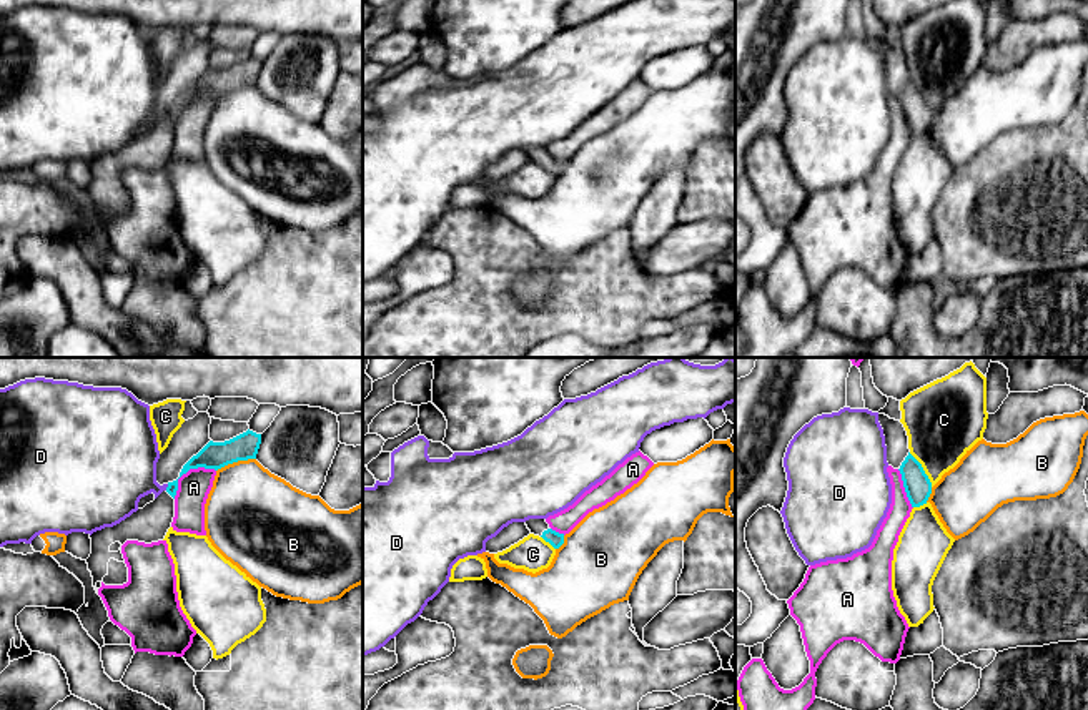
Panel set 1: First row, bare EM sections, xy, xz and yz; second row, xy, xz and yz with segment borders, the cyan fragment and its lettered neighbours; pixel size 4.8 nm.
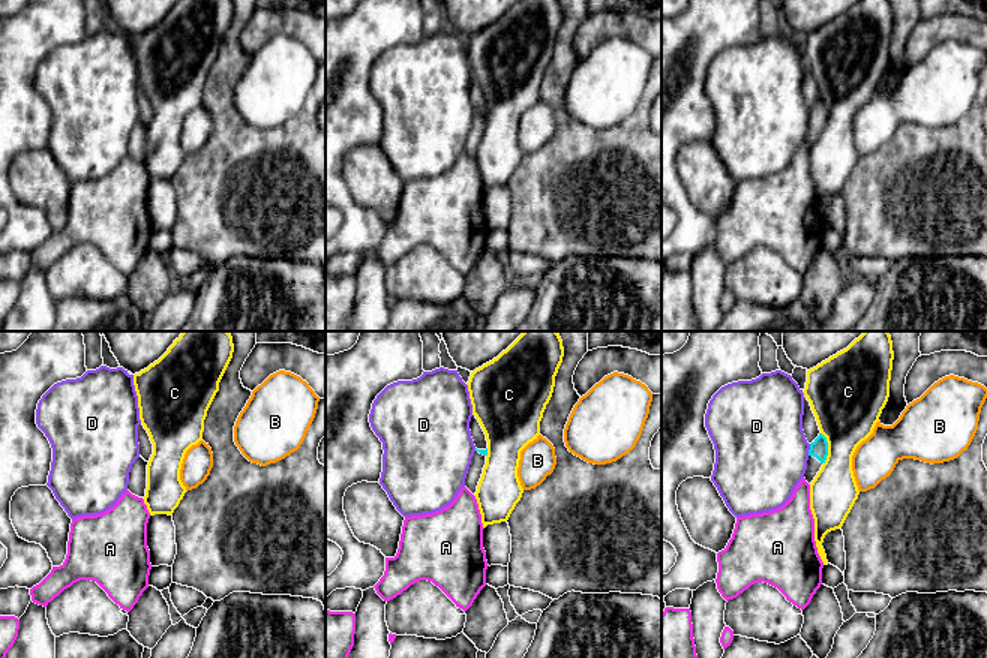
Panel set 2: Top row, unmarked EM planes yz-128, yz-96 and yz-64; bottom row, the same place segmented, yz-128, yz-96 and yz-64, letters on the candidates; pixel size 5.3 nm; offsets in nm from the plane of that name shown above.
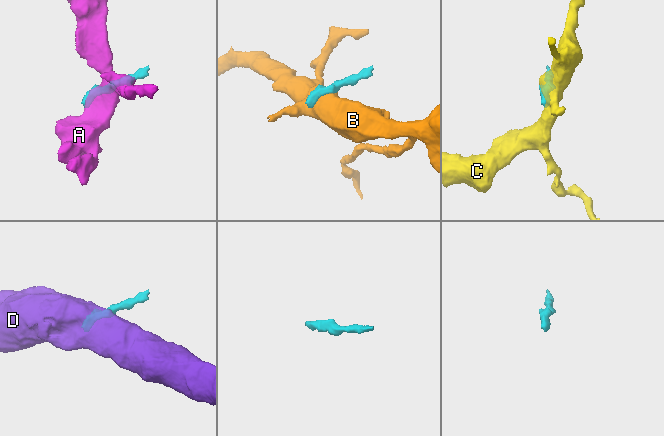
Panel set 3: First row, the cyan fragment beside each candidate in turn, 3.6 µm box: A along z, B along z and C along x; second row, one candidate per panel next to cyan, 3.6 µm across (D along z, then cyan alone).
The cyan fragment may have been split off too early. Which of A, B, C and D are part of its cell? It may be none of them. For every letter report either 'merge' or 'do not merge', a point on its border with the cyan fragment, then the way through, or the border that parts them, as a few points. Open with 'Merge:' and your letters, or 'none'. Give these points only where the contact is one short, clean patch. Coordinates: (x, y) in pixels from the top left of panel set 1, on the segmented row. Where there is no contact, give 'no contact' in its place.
Merge: none
A: do not merge; contact xy (187, 471); border xy (215, 469), (190, 468), (178, 479), (178, 489), (173, 497)
B: do not merge; contact xy (235, 461)
C: do not merge; contact yz (922, 469); border yz (909, 453), (920, 464), (932, 486)
D: do not merge; contact xy (167, 488); border xy (168, 484), (165, 489)

